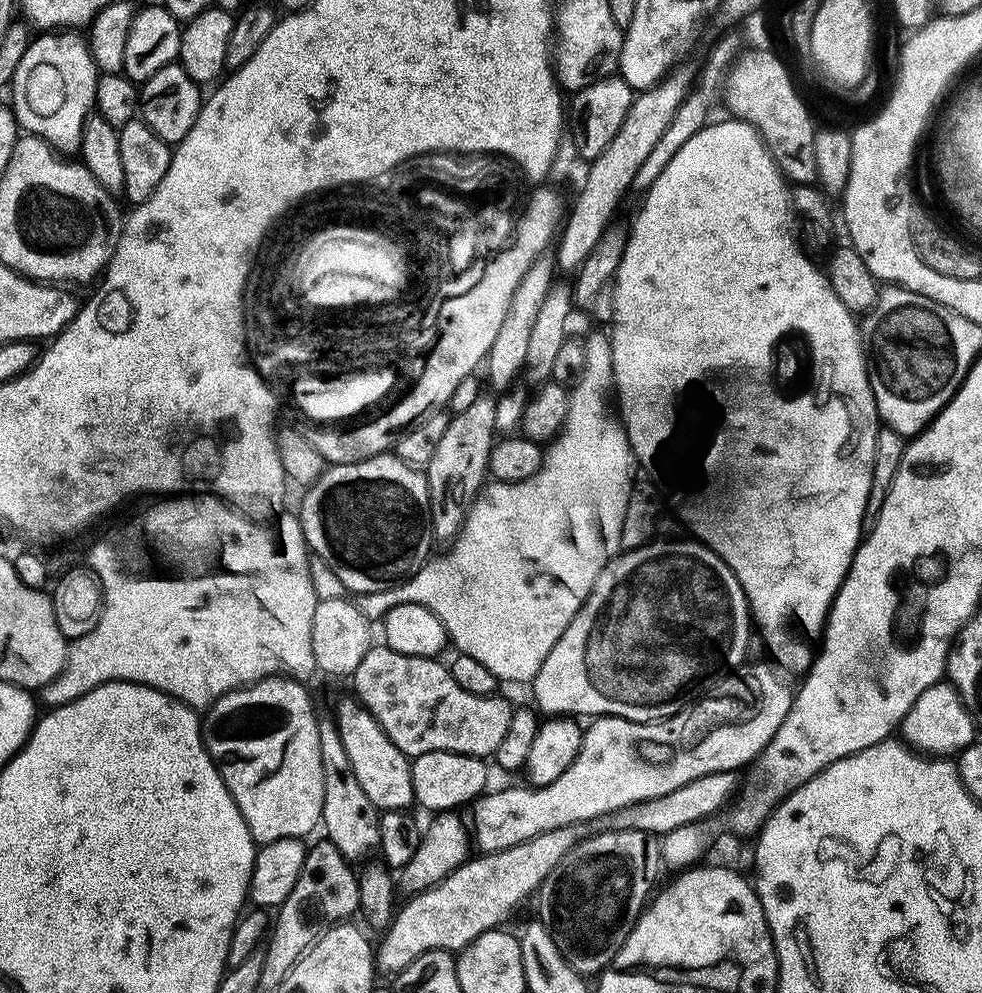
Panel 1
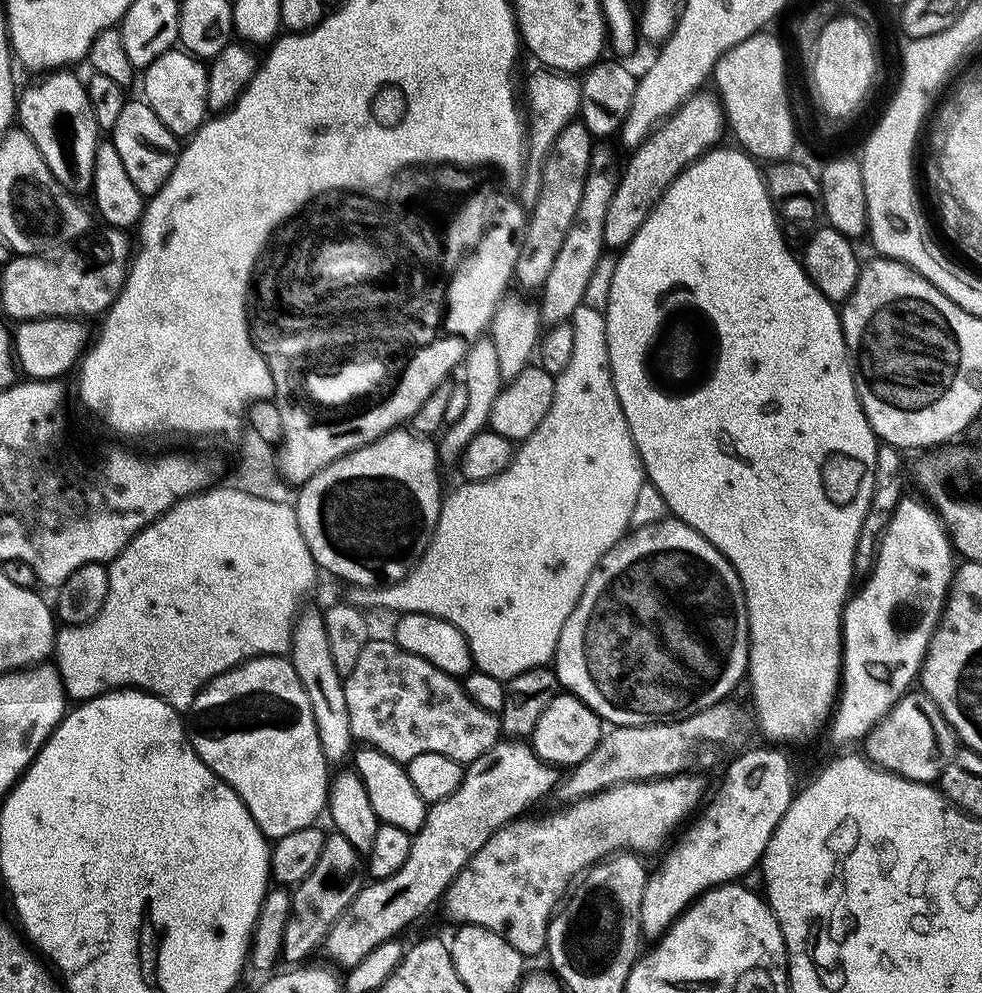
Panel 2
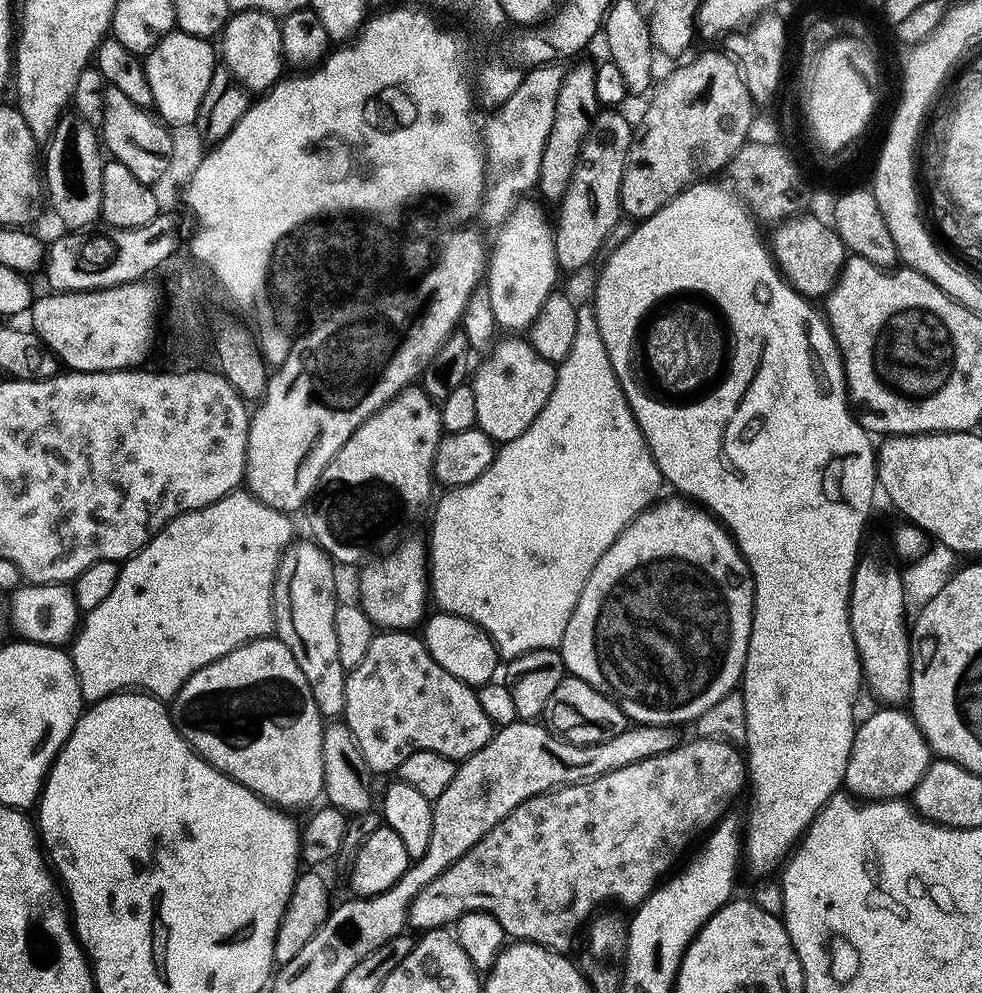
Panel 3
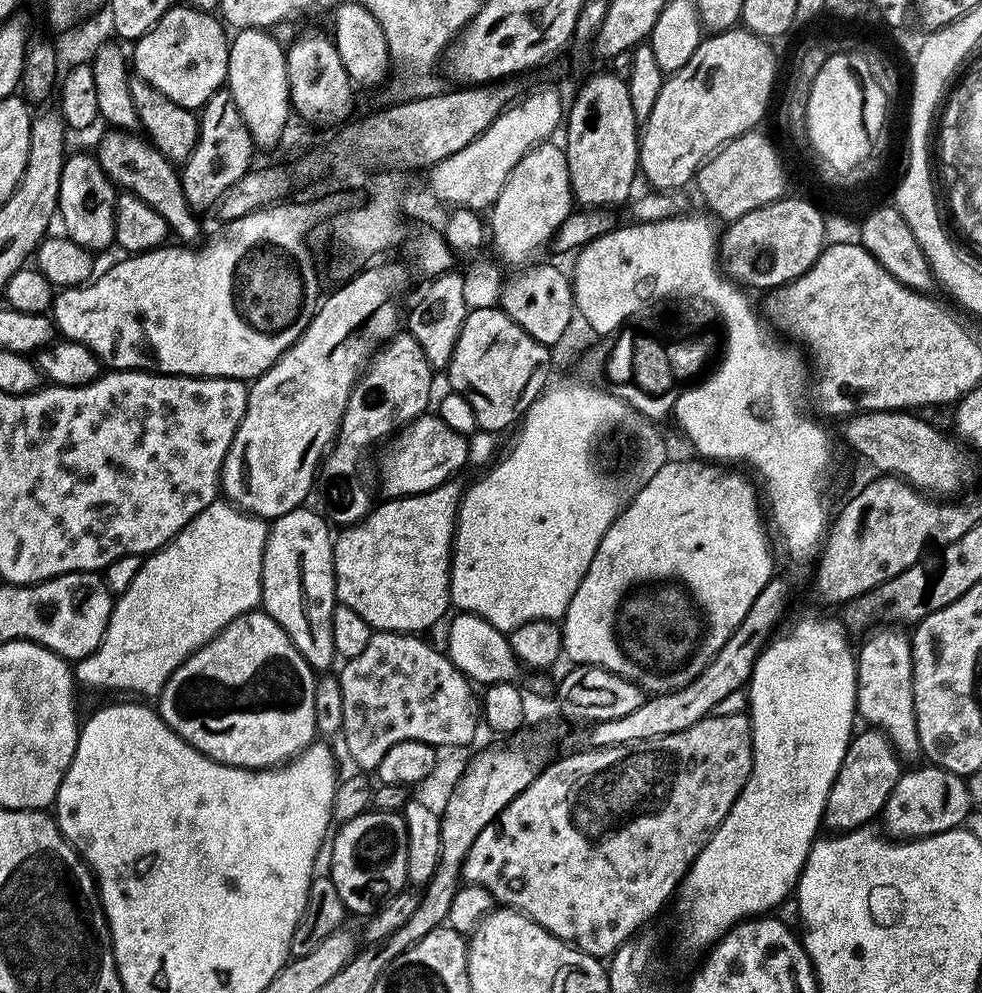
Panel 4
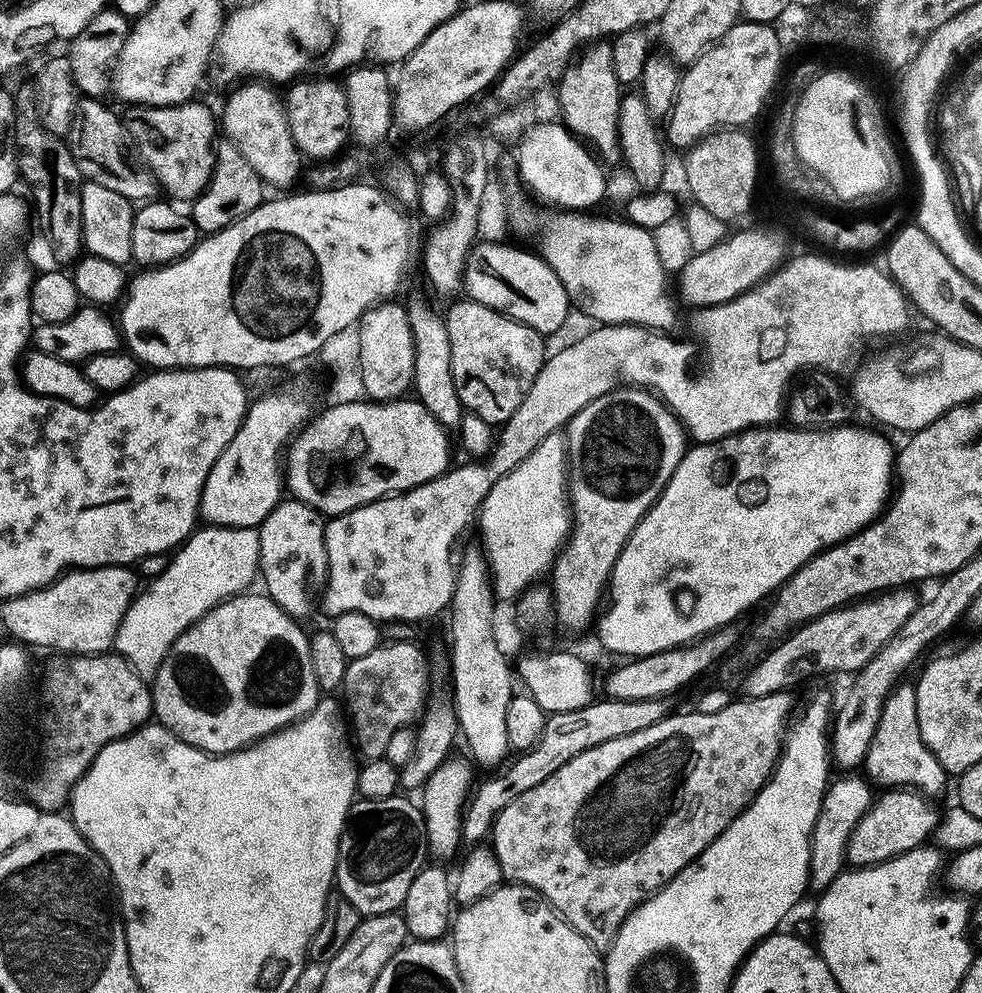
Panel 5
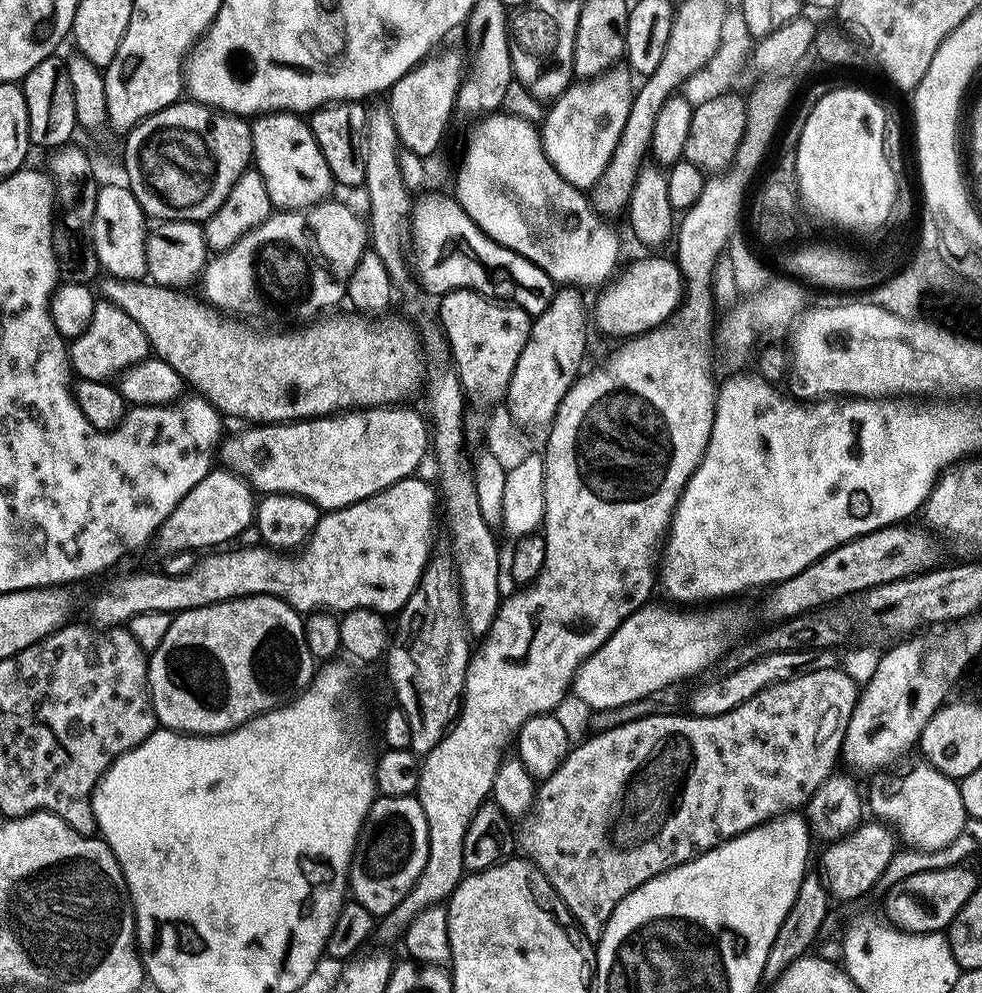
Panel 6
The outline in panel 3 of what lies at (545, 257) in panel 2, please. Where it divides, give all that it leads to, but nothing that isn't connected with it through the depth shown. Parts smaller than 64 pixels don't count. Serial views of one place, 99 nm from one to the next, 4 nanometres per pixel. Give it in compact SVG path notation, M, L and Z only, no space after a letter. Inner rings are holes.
M580 64L569 69L565 75L563 86L558 96L554 128L550 134L549 144L542 160L539 193L553 204L562 202L569 190L570 182L577 170L581 158L582 146L589 137L593 123L599 116L602 105L597 92L597 67L590 64Z

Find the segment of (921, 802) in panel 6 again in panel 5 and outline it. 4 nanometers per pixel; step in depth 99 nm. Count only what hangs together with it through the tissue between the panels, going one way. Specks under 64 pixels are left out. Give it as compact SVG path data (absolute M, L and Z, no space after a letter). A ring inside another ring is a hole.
M901 683L889 694L881 712L877 732L868 745L867 759L862 768L867 779L873 785L881 784L881 789L884 790L915 790L929 798L937 798L936 796L943 794L950 774L942 766L942 762L934 758L922 738L922 730L918 726L918 698L911 683Z

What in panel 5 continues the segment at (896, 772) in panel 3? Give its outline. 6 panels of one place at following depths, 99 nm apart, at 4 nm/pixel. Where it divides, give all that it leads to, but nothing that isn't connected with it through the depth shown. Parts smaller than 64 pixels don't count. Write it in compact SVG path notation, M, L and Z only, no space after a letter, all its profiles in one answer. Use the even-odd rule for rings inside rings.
M844 774L841 780L833 779L828 786L828 793L824 795L822 810L818 814L818 822L814 826L812 845L810 846L810 870L808 879L811 891L823 893L824 889L845 871L848 864L848 847L854 830L866 818L874 803L873 785L863 775Z

